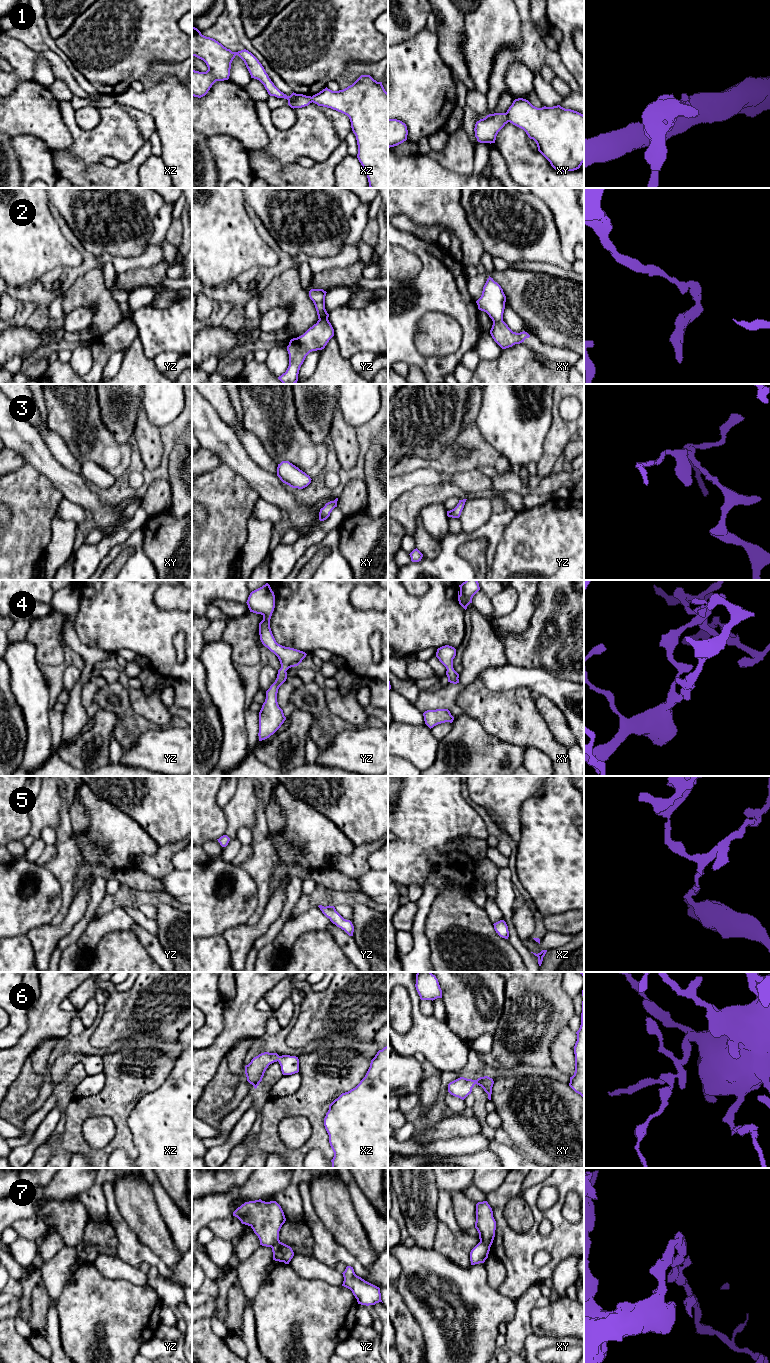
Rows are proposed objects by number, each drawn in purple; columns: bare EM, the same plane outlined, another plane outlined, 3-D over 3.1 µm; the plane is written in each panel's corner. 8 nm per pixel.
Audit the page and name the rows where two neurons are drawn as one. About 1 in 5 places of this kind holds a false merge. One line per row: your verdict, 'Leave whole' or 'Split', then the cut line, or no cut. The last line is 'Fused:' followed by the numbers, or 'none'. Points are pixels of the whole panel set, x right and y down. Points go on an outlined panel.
1: Split. Split along xy (506, 112), (509, 121)
2: Split. Split along xy (502, 319), (493, 322)
3: Leave whole. No split
4: Leave whole. No split
5: Leave whole. No split
6: Leave whole. No split
7: Split. Split along xy (480, 1240), (489, 1247)
Fused: 1, 2, 7

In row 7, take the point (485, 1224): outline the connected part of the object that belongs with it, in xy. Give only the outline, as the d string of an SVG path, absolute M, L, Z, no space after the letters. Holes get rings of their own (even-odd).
M487 1201L476 1204L475 1228L479 1233L480 1241L491 1247L495 1237L496 1221L493 1217L492 1208Z

